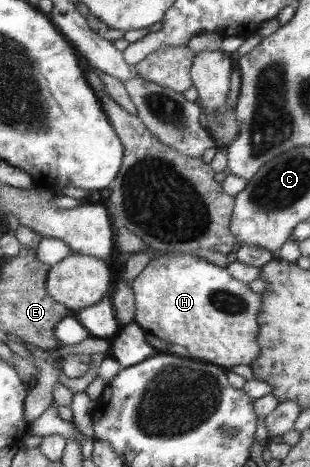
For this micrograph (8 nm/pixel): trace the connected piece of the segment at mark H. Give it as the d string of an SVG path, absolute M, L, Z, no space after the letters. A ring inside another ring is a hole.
M187 253L165 254L150 260L132 281L132 291L135 293L135 319L149 339L155 342L157 338L179 344L189 350L195 359L211 363L218 367L239 366L252 362L260 354L257 338L260 332L258 314L260 312L261 296L233 277L226 267L213 266L201 256Z

